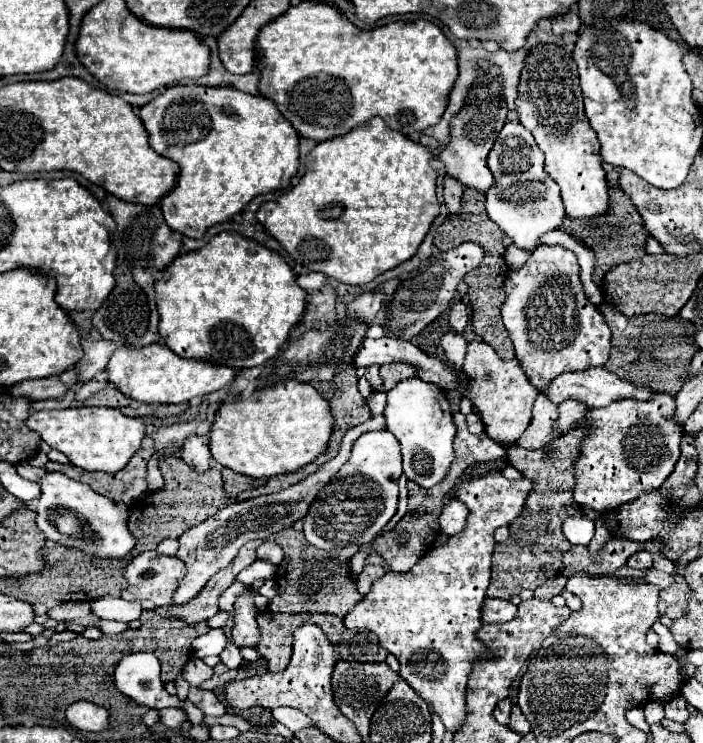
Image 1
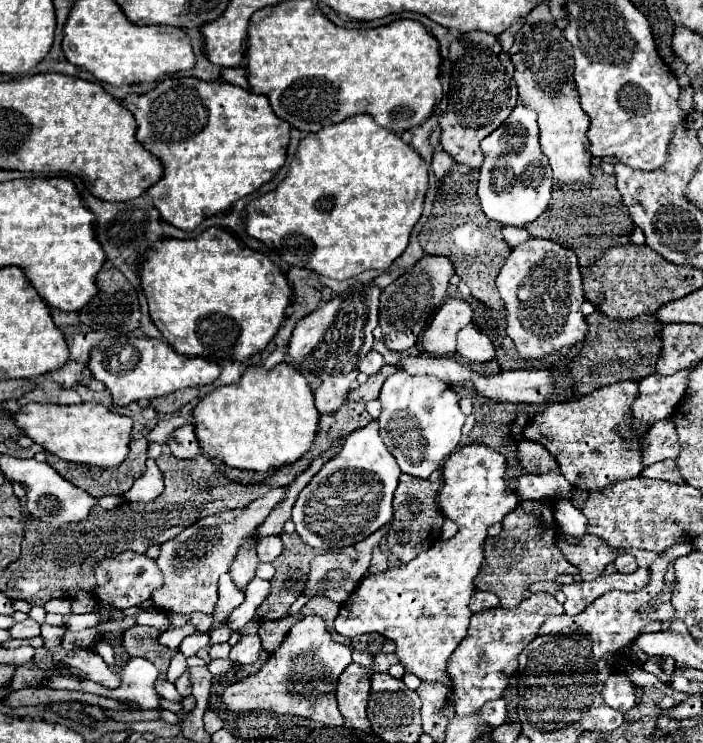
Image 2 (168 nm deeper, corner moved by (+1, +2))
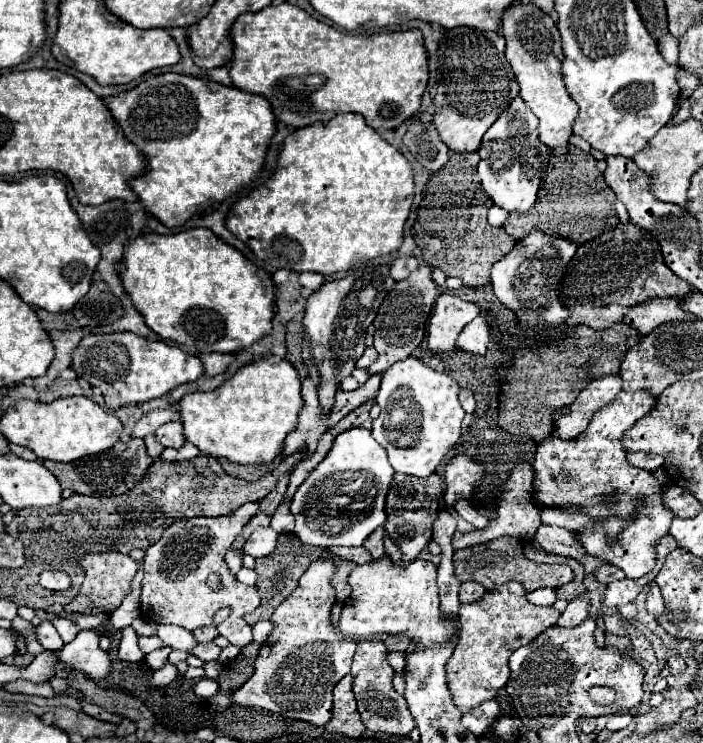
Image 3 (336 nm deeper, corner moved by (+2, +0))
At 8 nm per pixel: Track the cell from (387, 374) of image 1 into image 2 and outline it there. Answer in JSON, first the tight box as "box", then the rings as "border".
{"box":[350,365,398,401],"border":[[[384,365],[376,375],[368,377],[368,381],[366,381],[364,385],[360,385],[360,387],[354,389],[354,391],[350,391],[350,399],[352,399],[352,401],[372,401],[372,399],[378,399],[384,381],[386,381],[390,375],[394,375],[396,371],[398,371],[398,367],[394,367],[394,365]]]}

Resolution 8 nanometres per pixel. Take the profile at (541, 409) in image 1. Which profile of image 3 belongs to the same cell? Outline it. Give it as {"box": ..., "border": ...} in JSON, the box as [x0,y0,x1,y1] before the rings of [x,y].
{"box":[553,375,621,439],"border":[[[603,375],[591,381],[573,401],[569,413],[565,413],[555,421],[555,429],[553,429],[555,437],[573,439],[579,433],[583,433],[583,429],[587,429],[589,425],[591,413],[607,405],[619,391],[621,391],[619,375]]]}

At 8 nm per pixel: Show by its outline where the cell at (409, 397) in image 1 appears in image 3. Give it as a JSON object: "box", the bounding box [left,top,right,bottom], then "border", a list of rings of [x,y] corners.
{"box":[371,357,465,477],"border":[[[407,357],[405,361],[391,365],[383,373],[381,389],[377,393],[377,405],[381,407],[381,415],[373,421],[371,431],[373,431],[373,437],[385,447],[389,455],[389,463],[397,473],[407,473],[415,477],[429,477],[431,473],[435,473],[445,453],[461,437],[461,421],[465,417],[465,411],[459,405],[457,393],[459,393],[459,385],[453,377],[449,377],[447,373],[433,371],[431,367],[427,367],[423,361],[415,357]]]}

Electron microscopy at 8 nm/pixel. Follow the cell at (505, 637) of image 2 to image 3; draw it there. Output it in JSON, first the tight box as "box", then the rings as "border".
{"box":[447,583,559,713],"border":[[[505,583],[493,591],[487,591],[479,601],[459,605],[461,637],[455,653],[447,661],[447,687],[453,703],[467,713],[479,703],[493,699],[497,691],[509,679],[507,659],[513,651],[533,641],[545,629],[553,627],[559,619],[559,611],[553,607],[537,607],[527,601],[527,591],[521,583]]]}

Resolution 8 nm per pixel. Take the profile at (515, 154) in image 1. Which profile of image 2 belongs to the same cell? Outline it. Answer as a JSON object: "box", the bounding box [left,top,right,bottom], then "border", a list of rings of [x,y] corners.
{"box":[478,105,554,227],"border":[[[518,105],[508,119],[482,141],[484,163],[480,167],[478,199],[488,219],[510,227],[526,227],[548,211],[554,179],[548,159],[540,151],[536,113]]]}

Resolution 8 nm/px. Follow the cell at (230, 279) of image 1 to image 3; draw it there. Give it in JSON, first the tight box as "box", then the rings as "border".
{"box":[119,229,275,353],"border":[[[187,229],[187,231],[181,231],[181,233],[175,233],[175,235],[159,235],[159,233],[149,233],[149,235],[141,235],[133,241],[129,241],[123,249],[123,263],[125,263],[125,269],[119,273],[121,281],[123,281],[123,287],[125,287],[125,293],[129,295],[129,299],[133,301],[133,307],[137,309],[137,313],[143,315],[145,323],[161,337],[161,339],[169,339],[177,345],[183,345],[183,347],[189,347],[189,349],[195,349],[197,353],[201,351],[219,351],[219,353],[237,353],[249,345],[253,345],[257,339],[261,339],[263,335],[267,335],[271,331],[271,319],[273,319],[273,301],[275,301],[275,285],[271,283],[271,277],[257,269],[249,259],[245,259],[235,247],[227,245],[225,241],[221,241],[213,231],[209,229]]]}

